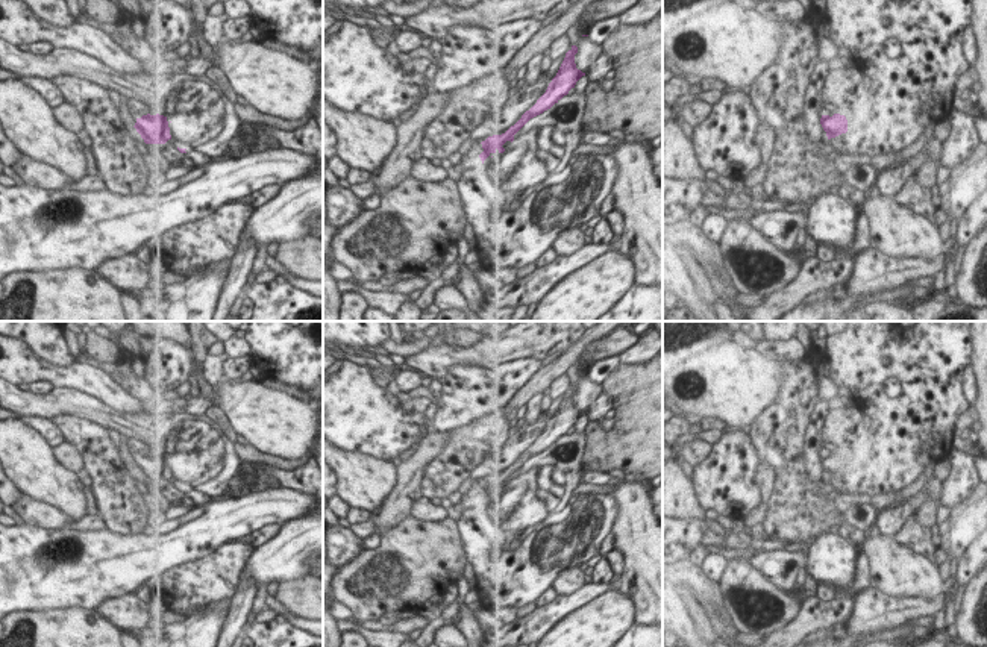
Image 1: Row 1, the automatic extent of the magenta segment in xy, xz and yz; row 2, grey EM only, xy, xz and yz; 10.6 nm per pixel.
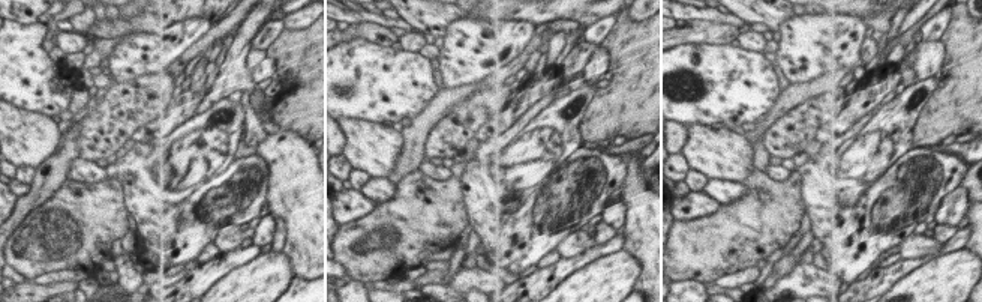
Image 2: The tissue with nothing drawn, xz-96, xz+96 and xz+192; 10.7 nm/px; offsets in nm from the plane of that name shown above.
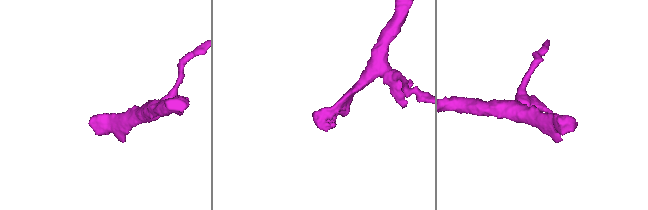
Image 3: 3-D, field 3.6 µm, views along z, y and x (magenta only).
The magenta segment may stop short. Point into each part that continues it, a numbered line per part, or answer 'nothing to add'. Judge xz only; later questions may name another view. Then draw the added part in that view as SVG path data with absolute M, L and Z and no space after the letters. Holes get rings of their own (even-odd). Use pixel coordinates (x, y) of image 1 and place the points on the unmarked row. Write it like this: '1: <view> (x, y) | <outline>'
1: xz (470, 502) | M475 480L475 483L462 492L462 499L458 506L462 506L465 512L481 512L485 511L479 494L484 491L482 483Z

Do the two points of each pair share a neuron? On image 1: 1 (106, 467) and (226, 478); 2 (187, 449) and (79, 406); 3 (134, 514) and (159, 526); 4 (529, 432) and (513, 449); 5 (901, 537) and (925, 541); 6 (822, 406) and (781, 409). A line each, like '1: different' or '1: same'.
1: different
2: same
3: different
4: same
5: same
6: different

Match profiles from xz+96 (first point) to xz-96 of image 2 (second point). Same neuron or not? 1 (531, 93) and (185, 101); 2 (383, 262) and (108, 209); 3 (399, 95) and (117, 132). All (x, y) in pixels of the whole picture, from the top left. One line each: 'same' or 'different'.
1: same
2: same
3: different

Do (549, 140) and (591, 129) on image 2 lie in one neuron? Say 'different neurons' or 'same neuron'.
different neurons

